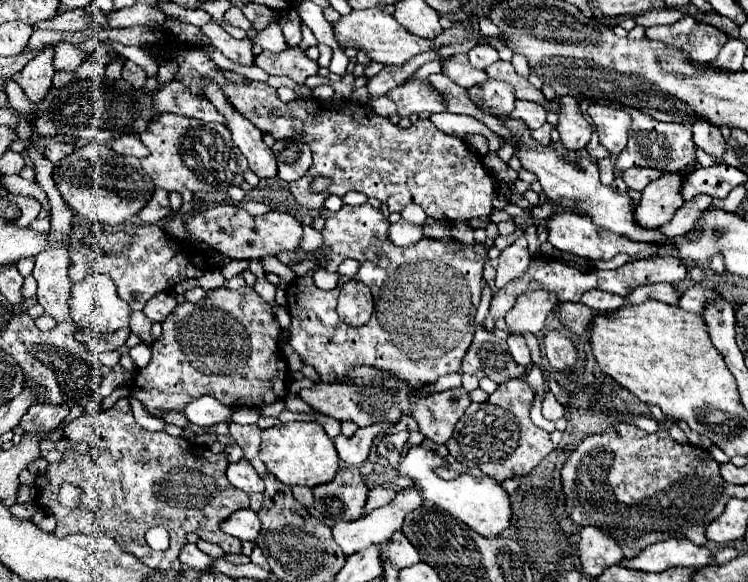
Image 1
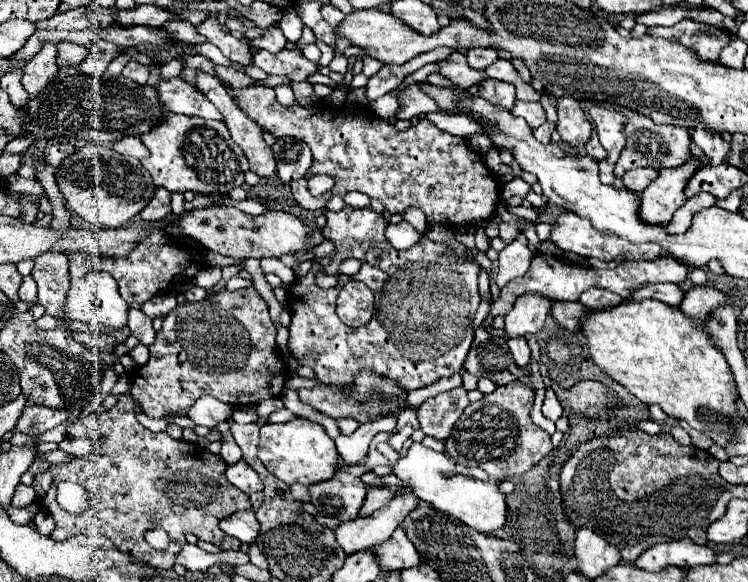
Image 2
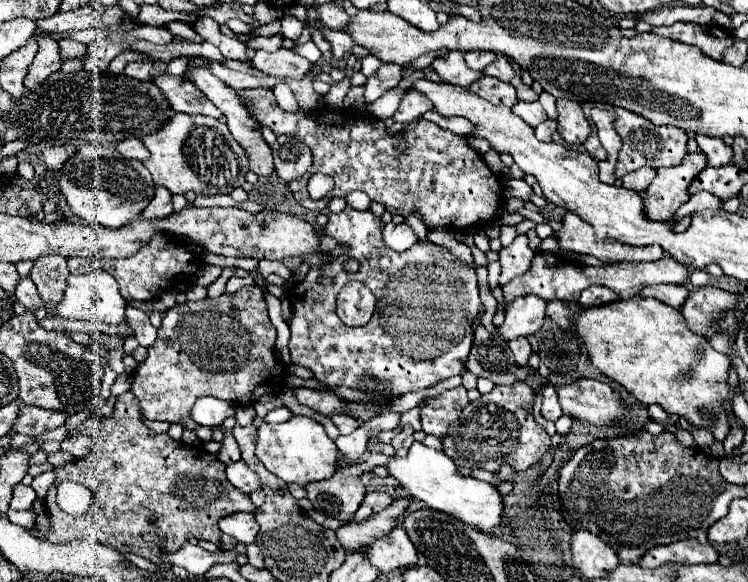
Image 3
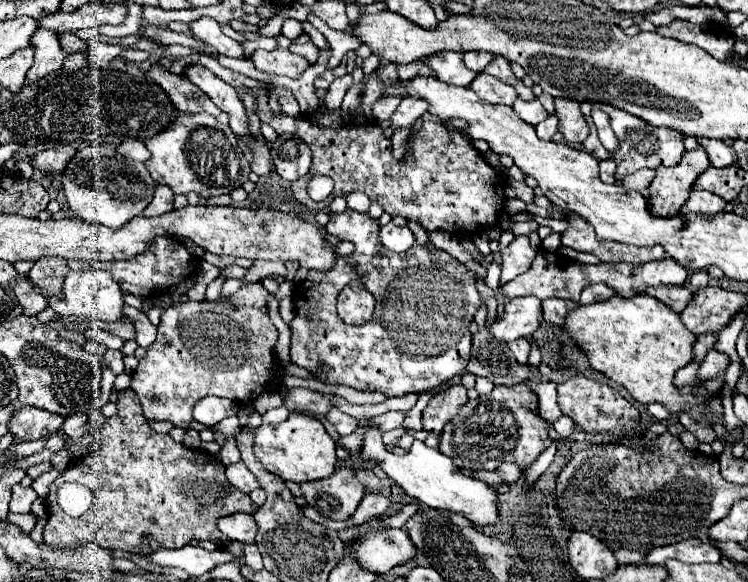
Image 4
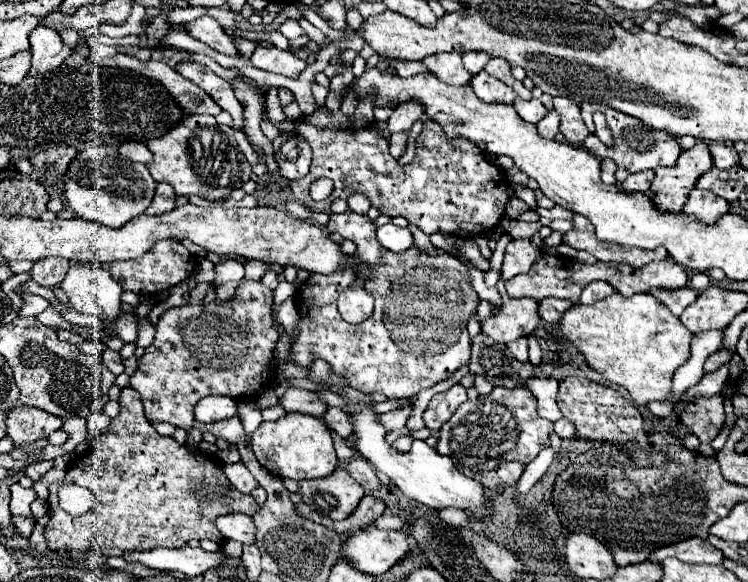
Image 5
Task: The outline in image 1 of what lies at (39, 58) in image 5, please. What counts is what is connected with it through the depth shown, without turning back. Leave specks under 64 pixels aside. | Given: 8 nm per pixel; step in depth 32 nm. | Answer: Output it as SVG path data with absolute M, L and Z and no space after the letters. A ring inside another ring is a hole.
M44 48L32 62L24 66L22 72L16 74L16 82L20 84L22 92L32 100L40 102L46 98L52 78L54 78L54 66L52 66L52 48Z

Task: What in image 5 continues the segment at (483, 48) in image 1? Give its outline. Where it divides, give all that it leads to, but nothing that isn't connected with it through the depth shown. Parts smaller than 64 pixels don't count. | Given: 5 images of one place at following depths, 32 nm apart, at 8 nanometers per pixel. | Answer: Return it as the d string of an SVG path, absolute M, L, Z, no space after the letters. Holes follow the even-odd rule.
M466 52L462 58L464 58L464 66L468 68L468 72L478 74L480 70L484 70L484 66L488 64L492 56L488 56L486 52Z

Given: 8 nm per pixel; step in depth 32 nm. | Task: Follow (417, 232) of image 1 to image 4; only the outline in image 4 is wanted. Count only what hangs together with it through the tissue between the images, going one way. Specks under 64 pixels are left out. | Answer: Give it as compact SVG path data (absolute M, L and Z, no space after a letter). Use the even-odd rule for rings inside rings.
M392 222L380 228L380 240L386 244L386 248L390 248L394 252L406 252L416 242L416 238L408 226L396 226Z

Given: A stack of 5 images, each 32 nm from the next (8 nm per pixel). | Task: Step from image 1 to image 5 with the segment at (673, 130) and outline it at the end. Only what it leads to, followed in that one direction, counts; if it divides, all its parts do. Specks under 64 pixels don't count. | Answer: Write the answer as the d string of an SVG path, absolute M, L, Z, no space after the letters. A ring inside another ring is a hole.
M584 102L582 104L582 118L590 130L588 138L582 142L584 144L584 150L588 150L590 154L598 156L598 158L612 158L618 166L618 172L616 172L616 180L618 182L624 182L626 176L634 174L634 172L640 172L640 170L648 170L648 168L658 168L658 166L672 166L676 164L680 152L682 152L682 146L678 142L678 138L674 138L670 132L666 130L652 130L648 126L644 126L640 120L624 114L624 112L618 112L610 106L604 106L604 104L590 104L590 102ZM600 110L606 114L606 120L608 120L608 126L614 134L614 146L612 148L606 148L598 136L594 134L594 122L592 122L592 114Z

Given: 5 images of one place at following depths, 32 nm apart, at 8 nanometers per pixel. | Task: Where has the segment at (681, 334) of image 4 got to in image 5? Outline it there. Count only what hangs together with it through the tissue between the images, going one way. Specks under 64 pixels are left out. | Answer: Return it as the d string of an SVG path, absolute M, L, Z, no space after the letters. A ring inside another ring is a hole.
M614 292L600 300L598 306L578 304L564 312L560 330L586 356L590 368L606 380L624 386L636 404L662 400L672 402L676 410L676 404L684 400L684 396L674 398L672 394L672 374L690 358L692 332L654 296L636 294L624 298ZM720 350L720 352L710 354L708 360L706 360L706 364L704 364L704 374L712 374L712 372L716 372L720 366L728 364L730 358L732 358L732 354L728 354L726 350Z

